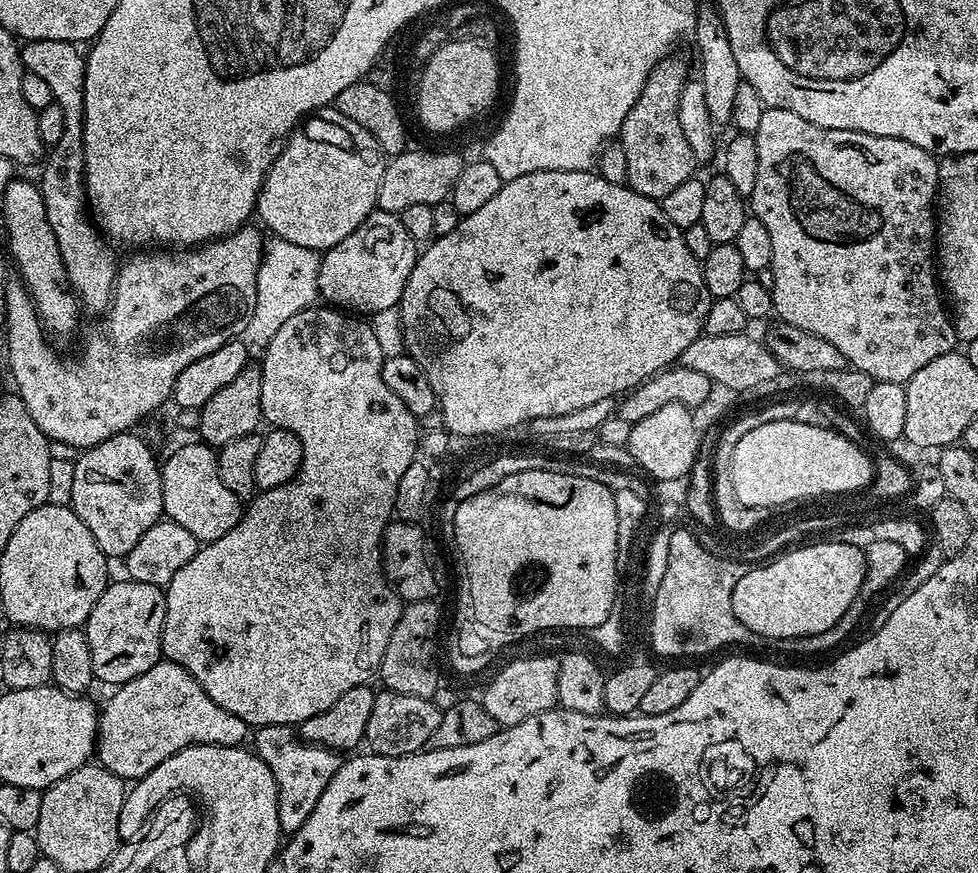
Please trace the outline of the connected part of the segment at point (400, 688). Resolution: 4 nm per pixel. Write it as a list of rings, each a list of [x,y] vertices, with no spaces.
[[[413,600],[401,607],[400,617],[394,626],[394,634],[390,634],[390,642],[386,646],[386,654],[382,654],[382,662],[378,673],[378,680],[384,683],[381,685],[387,691],[410,694],[418,698],[430,698],[434,694],[436,683],[435,665],[432,663],[430,649],[426,646],[426,642],[429,641],[438,625],[438,610],[433,608],[428,600]]]

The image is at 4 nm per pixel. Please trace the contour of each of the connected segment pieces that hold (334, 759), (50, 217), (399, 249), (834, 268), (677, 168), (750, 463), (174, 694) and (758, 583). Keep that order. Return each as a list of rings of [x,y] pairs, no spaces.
[[[261,724],[255,729],[254,740],[255,736],[254,751],[266,766],[270,766],[270,774],[274,774],[278,786],[278,826],[281,833],[297,832],[302,822],[310,818],[314,806],[318,806],[318,798],[322,798],[322,790],[330,786],[330,778],[338,774],[341,753],[333,748],[308,744],[291,724]]]
[[[29,40],[20,48],[20,62],[24,66],[24,71],[30,74],[38,74],[38,78],[44,79],[50,85],[50,94],[52,95],[52,102],[57,104],[62,110],[62,118],[66,118],[66,131],[62,133],[62,138],[58,143],[51,145],[47,149],[46,155],[43,157],[42,165],[44,169],[40,172],[40,180],[38,179],[38,187],[42,194],[42,206],[46,206],[46,222],[50,222],[50,230],[54,230],[54,239],[58,241],[58,254],[62,254],[62,262],[66,266],[66,274],[68,275],[68,283],[72,285],[79,303],[85,309],[88,308],[92,312],[100,312],[99,314],[107,313],[108,305],[111,304],[116,287],[116,270],[118,267],[118,259],[111,252],[109,241],[105,239],[99,228],[96,227],[88,207],[88,194],[84,187],[84,171],[86,170],[86,154],[84,153],[84,83],[86,82],[86,70],[84,69],[84,62],[86,59],[83,51],[79,52],[77,45],[70,40]]]
[[[371,212],[354,230],[354,234],[346,234],[338,246],[327,249],[320,256],[320,267],[314,272],[314,288],[321,301],[335,306],[340,310],[347,310],[352,314],[375,314],[382,310],[397,307],[402,298],[402,290],[406,290],[406,282],[410,278],[410,270],[414,270],[418,255],[418,244],[406,234],[399,215],[395,212]]]
[[[787,114],[765,115],[764,128],[768,130],[772,128],[772,156],[761,154],[758,158],[758,166],[760,167],[760,175],[762,177],[762,192],[764,188],[764,208],[755,209],[754,215],[758,218],[758,222],[762,222],[762,226],[766,226],[766,231],[770,234],[770,243],[774,246],[774,258],[772,259],[771,267],[772,273],[774,274],[774,286],[771,289],[772,307],[775,315],[779,317],[783,323],[789,324],[790,326],[798,326],[798,330],[806,330],[810,334],[818,334],[818,338],[826,338],[826,342],[832,343],[841,351],[844,360],[851,365],[851,367],[856,368],[862,374],[870,374],[870,378],[873,382],[881,380],[882,382],[894,382],[895,384],[907,385],[908,380],[914,378],[914,374],[918,374],[918,370],[922,370],[922,366],[926,366],[926,362],[934,362],[934,358],[942,358],[942,354],[953,351],[958,344],[956,325],[953,317],[950,315],[949,309],[946,307],[946,300],[942,295],[941,285],[938,283],[938,268],[934,263],[934,245],[936,242],[936,226],[938,223],[937,217],[934,215],[934,205],[938,200],[938,189],[940,186],[940,179],[938,178],[940,166],[937,157],[933,156],[931,152],[922,150],[922,146],[914,146],[914,142],[902,142],[902,138],[862,134],[854,130],[823,128],[822,126],[814,126],[814,122],[806,122],[806,118],[798,118],[797,116],[790,116]]]
[[[676,54],[665,56],[654,70],[650,70],[650,78],[646,78],[638,102],[634,102],[634,110],[626,114],[626,122],[622,122],[620,127],[618,142],[622,150],[626,150],[627,185],[657,202],[666,198],[675,187],[682,186],[682,182],[693,179],[695,172],[692,171],[698,168],[686,142],[686,134],[682,134],[682,125],[678,122],[678,98],[689,78],[686,61],[679,60]]]
[[[769,418],[734,446],[730,471],[736,475],[740,500],[748,500],[748,504],[772,504],[772,500],[804,496],[804,492],[832,492],[870,480],[873,461],[863,450],[861,445],[833,429],[803,425],[793,418]]]
[[[161,658],[157,664],[150,666],[150,670],[146,670],[146,674],[119,685],[113,692],[116,693],[105,702],[104,708],[102,704],[102,711],[98,716],[94,756],[102,767],[110,770],[110,774],[118,774],[118,778],[126,782],[140,780],[150,774],[150,770],[154,770],[158,762],[166,762],[166,758],[195,744],[239,748],[245,743],[247,736],[249,739],[250,725],[242,722],[242,718],[230,714],[230,710],[222,710],[222,706],[218,706],[218,702],[214,702],[214,698],[210,698],[210,694],[206,694],[202,686],[198,686],[194,674],[169,660]]]
[[[830,542],[825,548],[798,550],[777,564],[754,570],[749,580],[740,580],[740,588],[736,588],[736,612],[740,612],[740,620],[752,624],[756,632],[768,632],[768,636],[796,636],[796,632],[810,636],[830,629],[859,594],[864,576],[864,551],[858,546]]]

